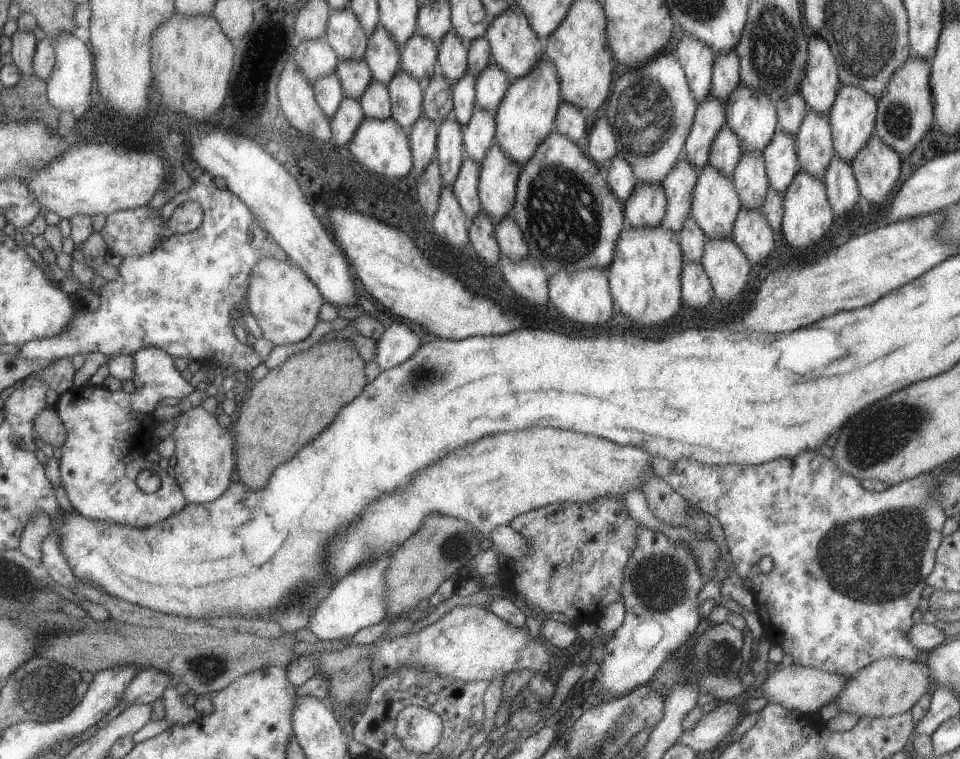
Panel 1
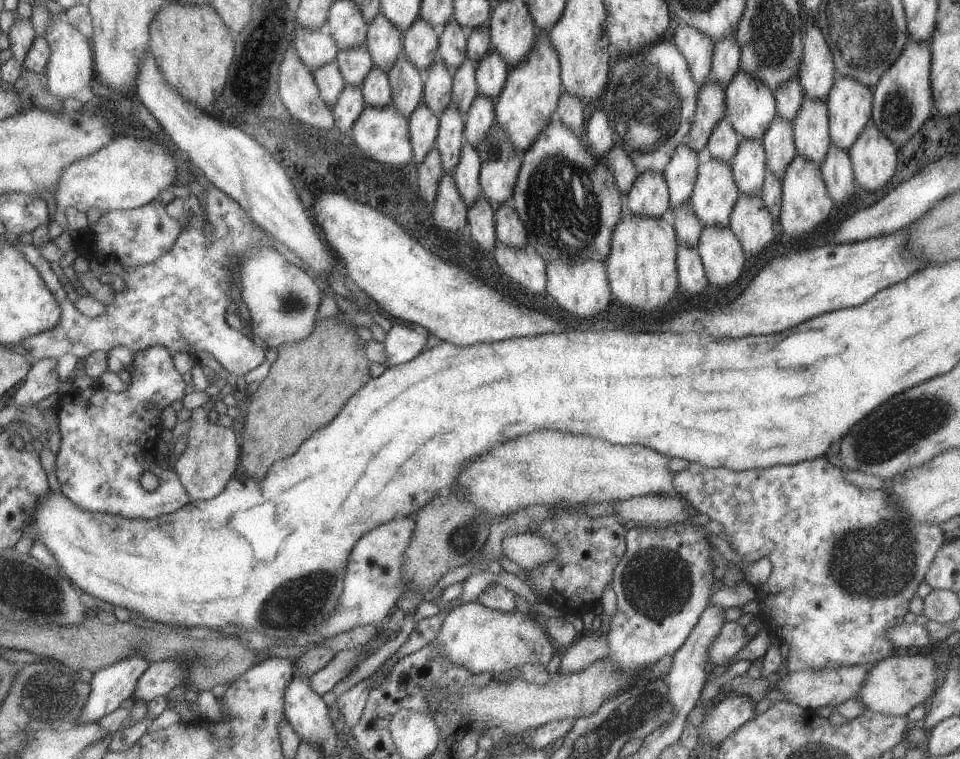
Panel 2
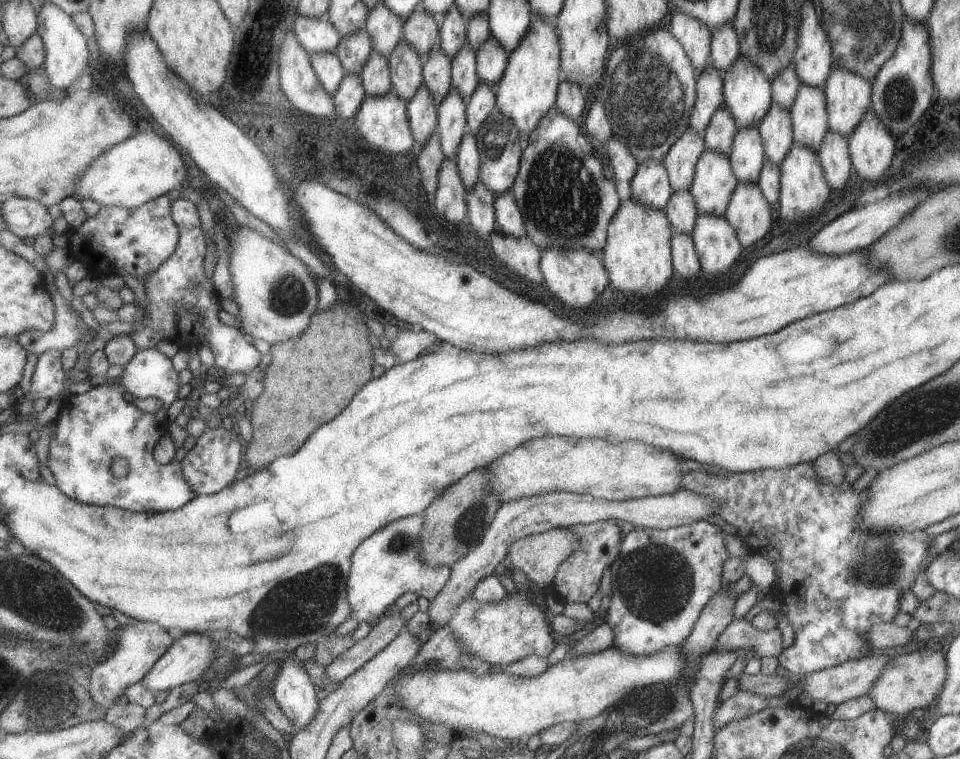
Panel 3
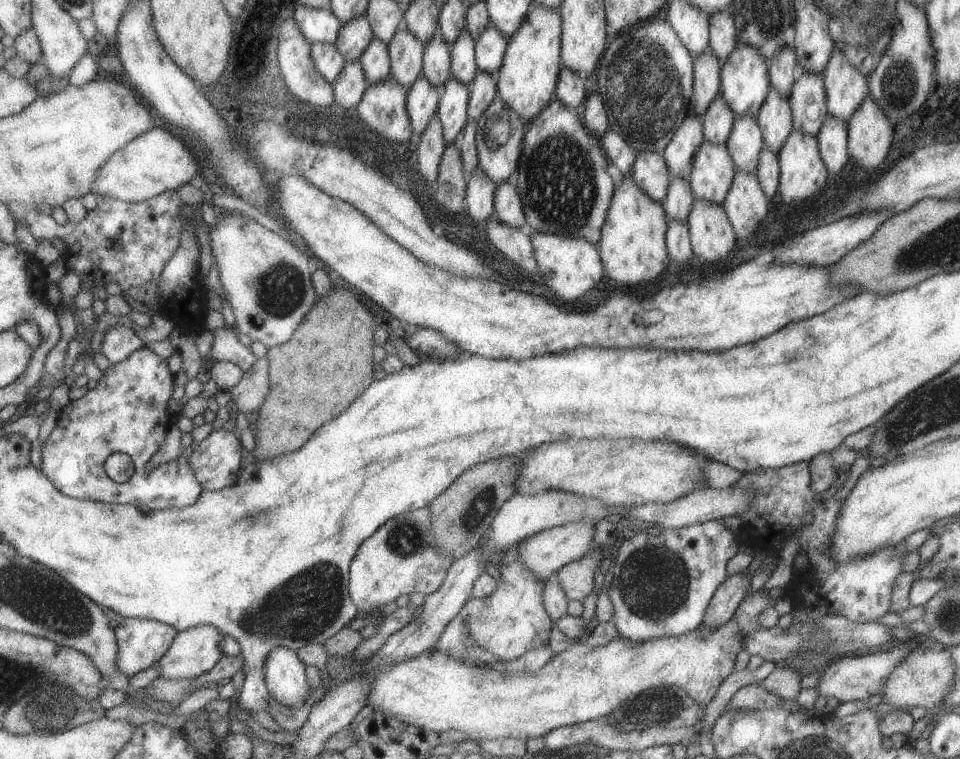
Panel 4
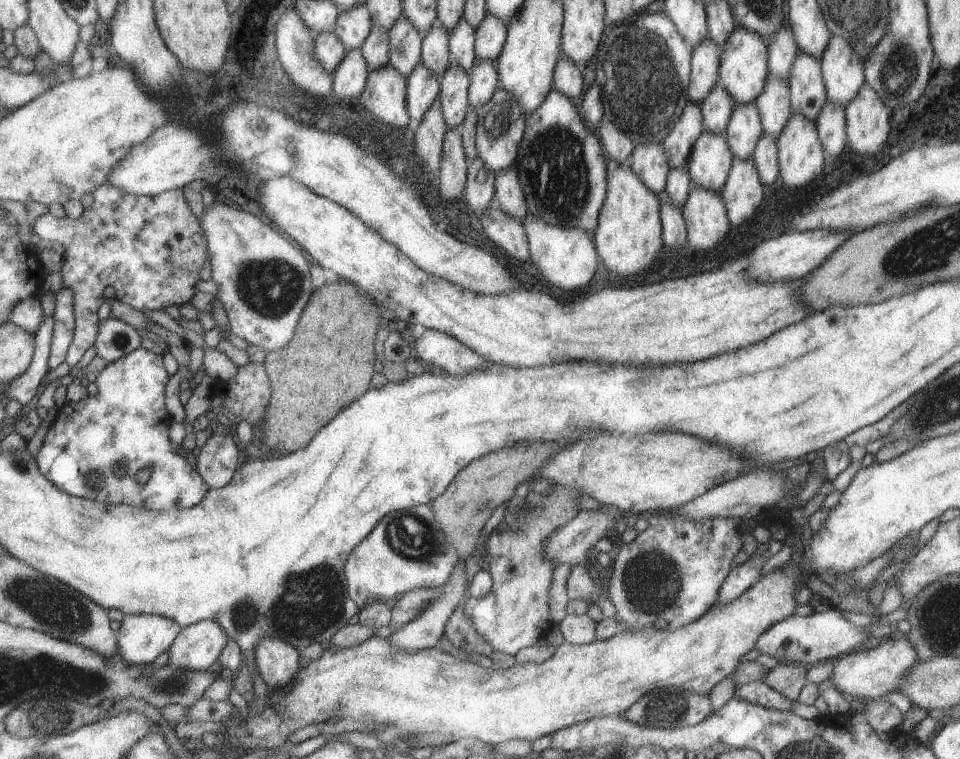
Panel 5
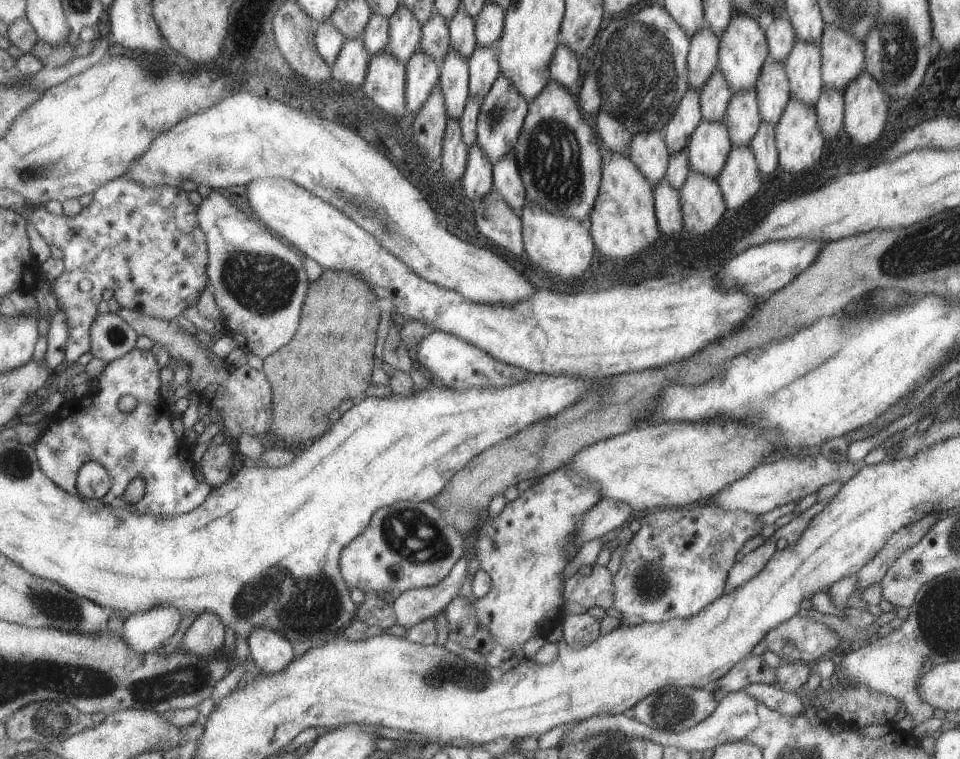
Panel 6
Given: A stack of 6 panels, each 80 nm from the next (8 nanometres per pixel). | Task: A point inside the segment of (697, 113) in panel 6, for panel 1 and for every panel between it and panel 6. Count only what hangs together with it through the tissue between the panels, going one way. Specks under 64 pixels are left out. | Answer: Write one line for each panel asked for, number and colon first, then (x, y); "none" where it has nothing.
1: (678, 185)
2: (680, 172)
3: (679, 161)
4: (678, 153)
5: (677, 143)

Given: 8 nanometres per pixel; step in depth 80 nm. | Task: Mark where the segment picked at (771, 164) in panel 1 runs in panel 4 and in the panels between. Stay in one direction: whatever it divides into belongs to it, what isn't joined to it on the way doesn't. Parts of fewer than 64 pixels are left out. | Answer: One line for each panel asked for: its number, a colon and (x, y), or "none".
2: (777, 139)
3: (775, 130)
4: (774, 117)

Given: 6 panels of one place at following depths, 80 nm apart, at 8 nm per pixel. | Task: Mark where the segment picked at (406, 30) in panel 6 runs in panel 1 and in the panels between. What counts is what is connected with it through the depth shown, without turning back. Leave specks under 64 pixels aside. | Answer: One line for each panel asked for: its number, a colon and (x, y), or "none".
1: (405, 94)
2: (406, 85)
3: (405, 67)
4: (405, 51)
5: (404, 40)

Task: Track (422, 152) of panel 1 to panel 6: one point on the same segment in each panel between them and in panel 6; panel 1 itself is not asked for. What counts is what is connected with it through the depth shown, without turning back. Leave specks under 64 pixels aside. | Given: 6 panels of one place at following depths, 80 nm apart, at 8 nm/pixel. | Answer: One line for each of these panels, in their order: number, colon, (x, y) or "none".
2: (423, 123)
3: (421, 110)
4: (422, 97)
5: (422, 86)
6: (421, 73)

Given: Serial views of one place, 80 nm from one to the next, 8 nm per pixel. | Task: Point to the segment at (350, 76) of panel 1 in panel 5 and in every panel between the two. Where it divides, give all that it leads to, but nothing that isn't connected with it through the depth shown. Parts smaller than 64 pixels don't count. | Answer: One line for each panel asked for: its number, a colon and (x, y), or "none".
2: (353, 63)
3: (352, 50)
4: (354, 35)
5: (351, 26)

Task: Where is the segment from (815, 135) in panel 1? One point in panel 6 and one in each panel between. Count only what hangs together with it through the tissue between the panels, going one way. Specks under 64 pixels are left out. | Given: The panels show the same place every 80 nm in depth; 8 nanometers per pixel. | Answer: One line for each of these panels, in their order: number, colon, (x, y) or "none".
2: (810, 124)
3: (808, 114)
4: (807, 98)
5: (807, 92)
6: (802, 65)

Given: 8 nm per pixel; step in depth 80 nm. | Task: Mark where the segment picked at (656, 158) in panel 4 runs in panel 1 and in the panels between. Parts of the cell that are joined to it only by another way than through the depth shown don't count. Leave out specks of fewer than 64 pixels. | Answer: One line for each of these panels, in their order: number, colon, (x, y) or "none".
1: (646, 206)
2: (648, 195)
3: (649, 185)

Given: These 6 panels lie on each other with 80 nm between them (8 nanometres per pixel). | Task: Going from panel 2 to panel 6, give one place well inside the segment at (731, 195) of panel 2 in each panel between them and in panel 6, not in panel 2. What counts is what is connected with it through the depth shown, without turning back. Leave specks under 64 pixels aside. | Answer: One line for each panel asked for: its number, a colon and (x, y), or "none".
3: (713, 180)
4: (712, 170)
5: (708, 162)
6: (708, 144)

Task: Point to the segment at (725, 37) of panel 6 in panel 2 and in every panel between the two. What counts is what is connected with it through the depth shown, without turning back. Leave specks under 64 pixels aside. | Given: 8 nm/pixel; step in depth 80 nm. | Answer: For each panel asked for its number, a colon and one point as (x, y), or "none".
2: (749, 104)
3: (746, 91)
4: (744, 83)
5: (743, 67)

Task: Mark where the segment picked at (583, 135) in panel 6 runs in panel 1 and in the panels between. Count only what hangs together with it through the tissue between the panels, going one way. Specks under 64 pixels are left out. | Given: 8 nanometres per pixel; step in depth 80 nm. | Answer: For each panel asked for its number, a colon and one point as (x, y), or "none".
1: (569, 219)
2: (565, 195)
3: (557, 209)
4: (563, 185)
5: (561, 165)

